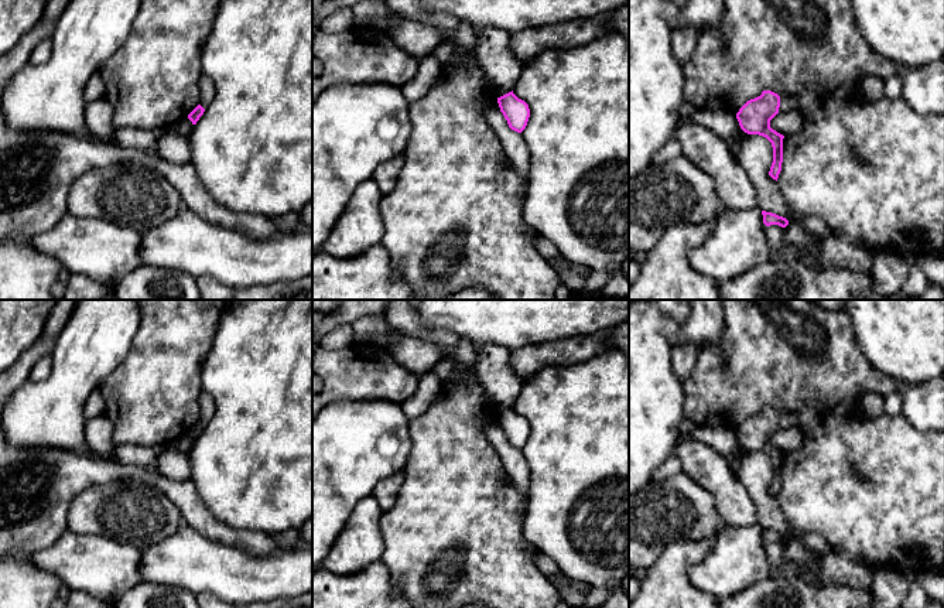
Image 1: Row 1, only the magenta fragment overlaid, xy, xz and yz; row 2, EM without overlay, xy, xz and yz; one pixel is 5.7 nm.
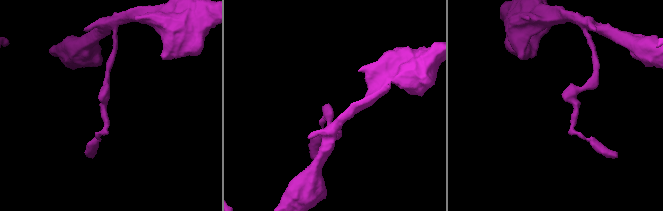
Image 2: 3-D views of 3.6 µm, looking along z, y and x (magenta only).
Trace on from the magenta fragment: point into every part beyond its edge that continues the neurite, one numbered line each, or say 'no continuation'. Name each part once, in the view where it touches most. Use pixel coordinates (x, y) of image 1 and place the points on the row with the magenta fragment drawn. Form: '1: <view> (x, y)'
no continuation

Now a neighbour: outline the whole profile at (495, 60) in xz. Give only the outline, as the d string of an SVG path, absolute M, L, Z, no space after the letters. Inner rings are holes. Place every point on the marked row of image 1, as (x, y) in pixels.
M472 25L478 42L471 49L497 98L513 90L523 64L509 49L510 34L492 25Z

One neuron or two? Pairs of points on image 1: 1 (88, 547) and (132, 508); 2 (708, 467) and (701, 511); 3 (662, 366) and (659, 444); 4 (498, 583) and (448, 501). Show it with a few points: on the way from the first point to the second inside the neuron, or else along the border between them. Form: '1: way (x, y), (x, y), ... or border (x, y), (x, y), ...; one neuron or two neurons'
1: border (68, 529), (77, 533), (106, 536), (132, 547); two neurons
2: border (683, 471), (712, 497), (721, 519); two neurons
3: way (659, 386), (659, 424); one neuron
4: way (485, 563), (457, 529), (457, 521); one neuron

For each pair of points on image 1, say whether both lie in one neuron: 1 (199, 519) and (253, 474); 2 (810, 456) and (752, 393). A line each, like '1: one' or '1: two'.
1: two
2: one

